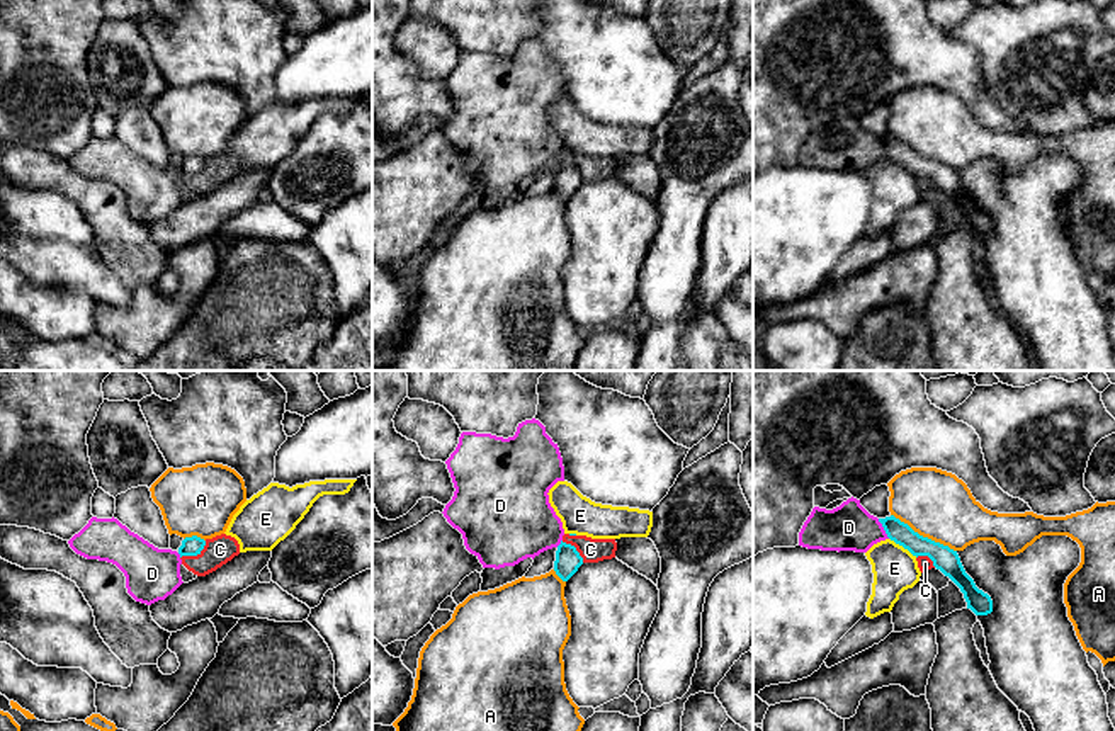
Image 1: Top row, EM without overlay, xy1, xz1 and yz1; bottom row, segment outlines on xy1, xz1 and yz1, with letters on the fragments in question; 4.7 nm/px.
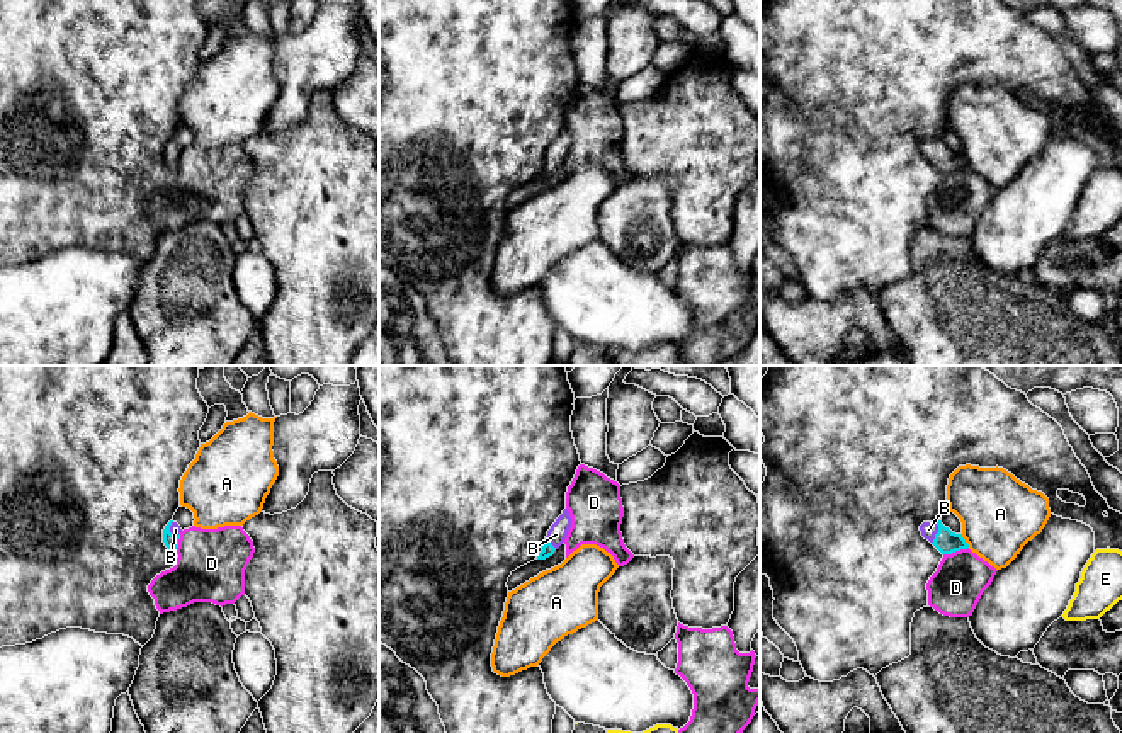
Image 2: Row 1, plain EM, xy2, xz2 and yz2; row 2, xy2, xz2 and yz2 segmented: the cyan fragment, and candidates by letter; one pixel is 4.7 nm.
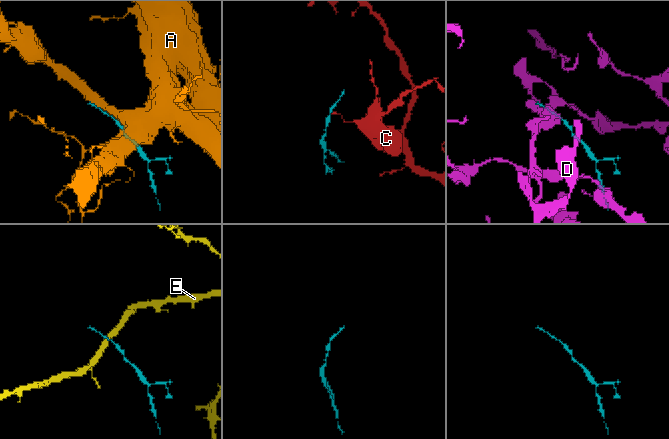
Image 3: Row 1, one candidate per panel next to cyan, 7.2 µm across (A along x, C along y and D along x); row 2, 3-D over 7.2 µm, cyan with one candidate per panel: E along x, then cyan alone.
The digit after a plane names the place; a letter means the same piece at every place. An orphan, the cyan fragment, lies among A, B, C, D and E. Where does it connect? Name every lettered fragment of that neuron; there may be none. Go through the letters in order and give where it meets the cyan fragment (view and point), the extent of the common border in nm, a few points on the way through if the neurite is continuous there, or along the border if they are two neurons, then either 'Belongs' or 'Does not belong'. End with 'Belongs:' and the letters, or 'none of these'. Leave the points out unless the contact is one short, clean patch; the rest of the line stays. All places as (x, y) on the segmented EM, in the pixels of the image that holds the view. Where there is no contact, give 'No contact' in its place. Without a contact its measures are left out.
A: Touches cyan at yz1 (922, 536). Shared border 360 nm. Does not belong
B: Touches cyan at yz2 (937, 533). Shared border 110 nm. Does not belong
C: Touches cyan at xy1 (194, 555). Shared border 150 nm. Boundary: xy1 (206, 541), (196, 555), (184, 555), (181, 558). Does not belong
D: Touches cyan at yz2 (956, 550). Shared border 130 nm. Does not belong
E: Touches cyan at yz1 (903, 546). Shared border 160 nm. Boundary: yz1 (889, 538), (916, 556). Does not belong
Belongs: none of these

